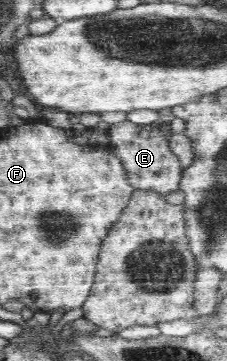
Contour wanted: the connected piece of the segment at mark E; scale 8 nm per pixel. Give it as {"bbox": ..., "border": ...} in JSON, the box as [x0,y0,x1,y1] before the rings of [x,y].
{"bbox":[107,120,184,196],"border":[[[124,120],[111,125],[107,133],[110,138],[109,149],[113,150],[123,163],[129,183],[136,190],[156,191],[163,196],[179,190],[184,169],[169,148],[169,133],[166,127],[159,127],[157,122],[150,125],[137,125]]]}

